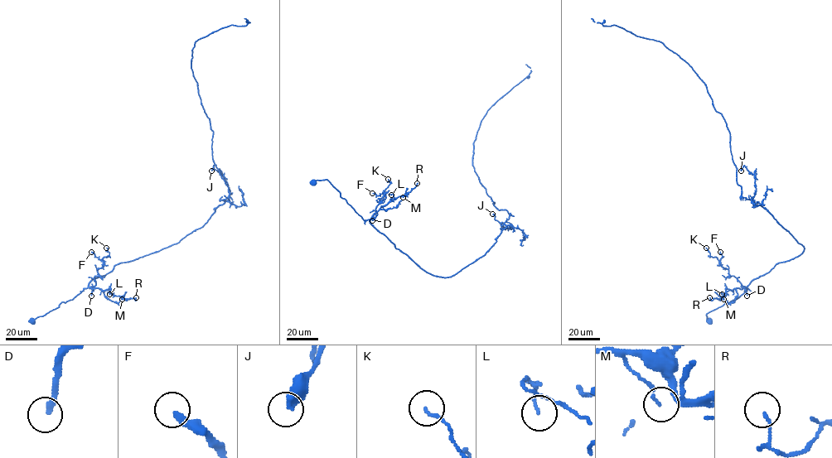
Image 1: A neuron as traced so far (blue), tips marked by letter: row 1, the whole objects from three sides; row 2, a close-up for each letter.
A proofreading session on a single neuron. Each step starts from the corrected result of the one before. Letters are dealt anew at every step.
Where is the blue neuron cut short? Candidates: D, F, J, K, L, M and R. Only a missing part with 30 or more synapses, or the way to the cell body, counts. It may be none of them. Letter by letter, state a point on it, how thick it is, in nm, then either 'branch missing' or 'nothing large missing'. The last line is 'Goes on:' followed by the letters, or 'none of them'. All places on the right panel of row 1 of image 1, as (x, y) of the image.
D: place (747, 296); calibre 200 nm; nothing large missing
F: place (720, 252); calibre 280 nm; nothing large missing
J: place (741, 171); calibre 480 nm; nothing large missing
K: place (706, 248); calibre 110 nm; nothing large missing
L: place (722, 294); calibre 100 nm; nothing large missing
M: place (723, 299); calibre 100 nm; nothing large missing
R: place (709, 297); calibre 100 nm; nothing large missing
Goes on: none of them

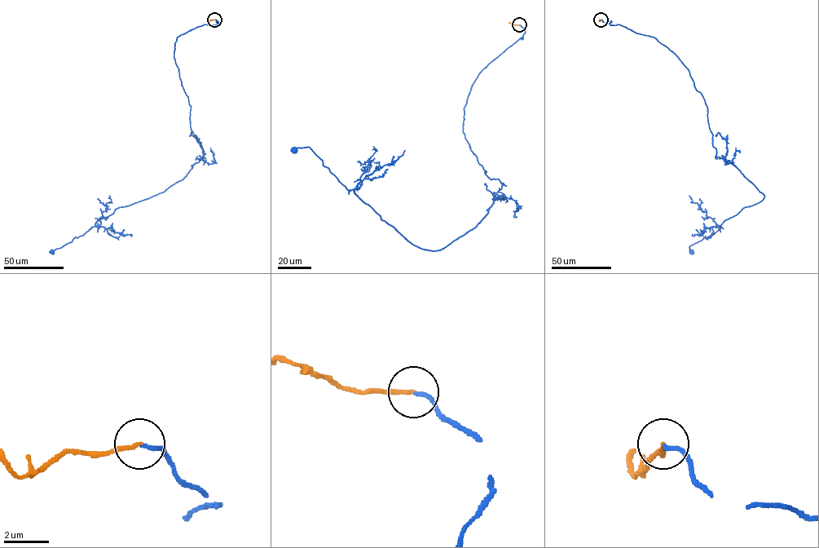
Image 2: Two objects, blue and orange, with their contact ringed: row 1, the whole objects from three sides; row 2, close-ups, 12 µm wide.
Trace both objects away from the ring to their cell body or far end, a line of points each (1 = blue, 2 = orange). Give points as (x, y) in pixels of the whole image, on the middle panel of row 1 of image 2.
1: (519, 25), (464, 108), (470, 148), (504, 184), (443, 248), (414, 245), (310, 148), (294, 150)
2: (519, 25), (508, 23)

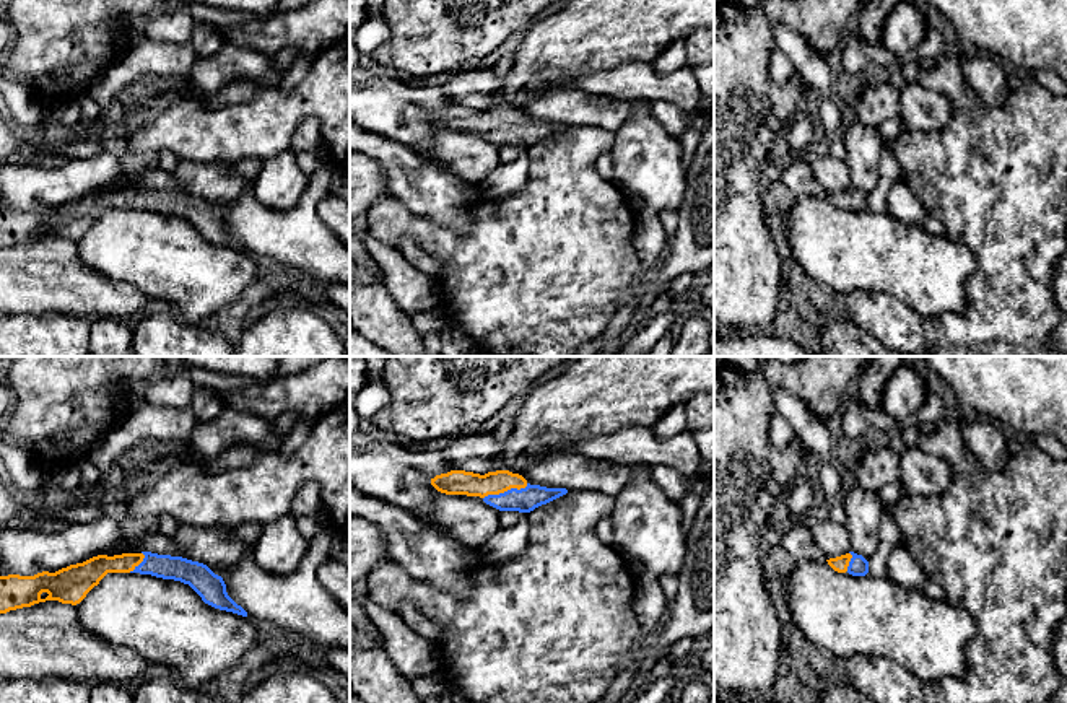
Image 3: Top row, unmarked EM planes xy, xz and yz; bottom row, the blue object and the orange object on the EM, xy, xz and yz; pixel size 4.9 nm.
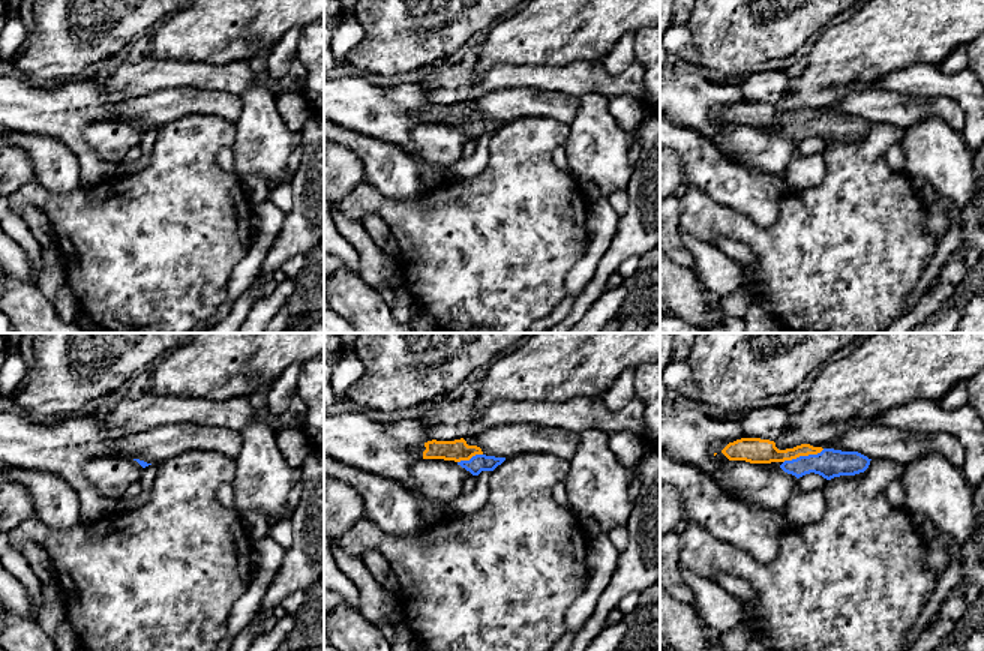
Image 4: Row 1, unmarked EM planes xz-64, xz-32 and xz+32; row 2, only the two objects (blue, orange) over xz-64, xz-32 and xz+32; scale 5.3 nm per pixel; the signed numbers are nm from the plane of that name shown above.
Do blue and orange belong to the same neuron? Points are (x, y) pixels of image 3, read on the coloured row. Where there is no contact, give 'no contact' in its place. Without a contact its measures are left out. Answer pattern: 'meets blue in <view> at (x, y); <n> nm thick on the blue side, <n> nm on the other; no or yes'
meets blue in xz at (505, 492); 120 nm thick on the blue side, 130 nm on the other; yes

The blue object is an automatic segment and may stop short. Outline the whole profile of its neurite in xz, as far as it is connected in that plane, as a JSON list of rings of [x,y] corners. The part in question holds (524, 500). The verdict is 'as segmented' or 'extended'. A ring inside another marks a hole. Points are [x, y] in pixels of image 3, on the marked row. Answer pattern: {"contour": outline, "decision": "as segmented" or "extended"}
{"contour": [[[451,470],[431,478],[431,485],[446,495],[480,496],[486,504],[499,511],[519,513],[530,513],[568,493],[566,488],[530,485],[522,475],[509,470],[496,470],[485,475]]], "decision": "extended"}

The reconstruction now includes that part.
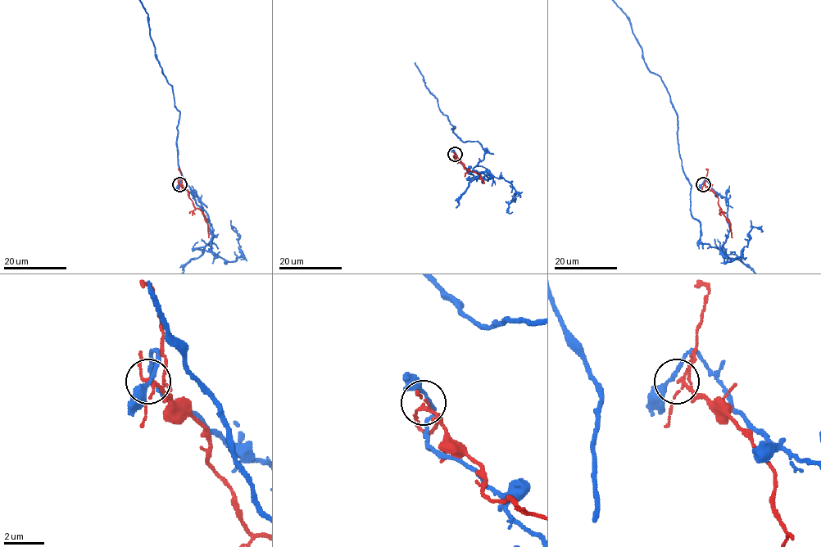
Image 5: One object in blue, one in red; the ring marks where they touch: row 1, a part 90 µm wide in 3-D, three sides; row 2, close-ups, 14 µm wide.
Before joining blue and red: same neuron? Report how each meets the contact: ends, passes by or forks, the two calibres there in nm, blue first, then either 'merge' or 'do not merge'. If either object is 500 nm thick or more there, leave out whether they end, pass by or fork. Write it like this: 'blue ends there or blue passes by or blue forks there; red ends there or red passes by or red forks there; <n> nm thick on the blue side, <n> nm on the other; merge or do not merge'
blue passes by; red forks there; 180 nm thick on the blue side, 120 nm on the other; do not merge

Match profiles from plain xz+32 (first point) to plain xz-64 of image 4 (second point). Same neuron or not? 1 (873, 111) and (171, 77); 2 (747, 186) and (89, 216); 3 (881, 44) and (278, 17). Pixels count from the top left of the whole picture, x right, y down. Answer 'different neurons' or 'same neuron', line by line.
1: different neurons
2: different neurons
3: same neuron

